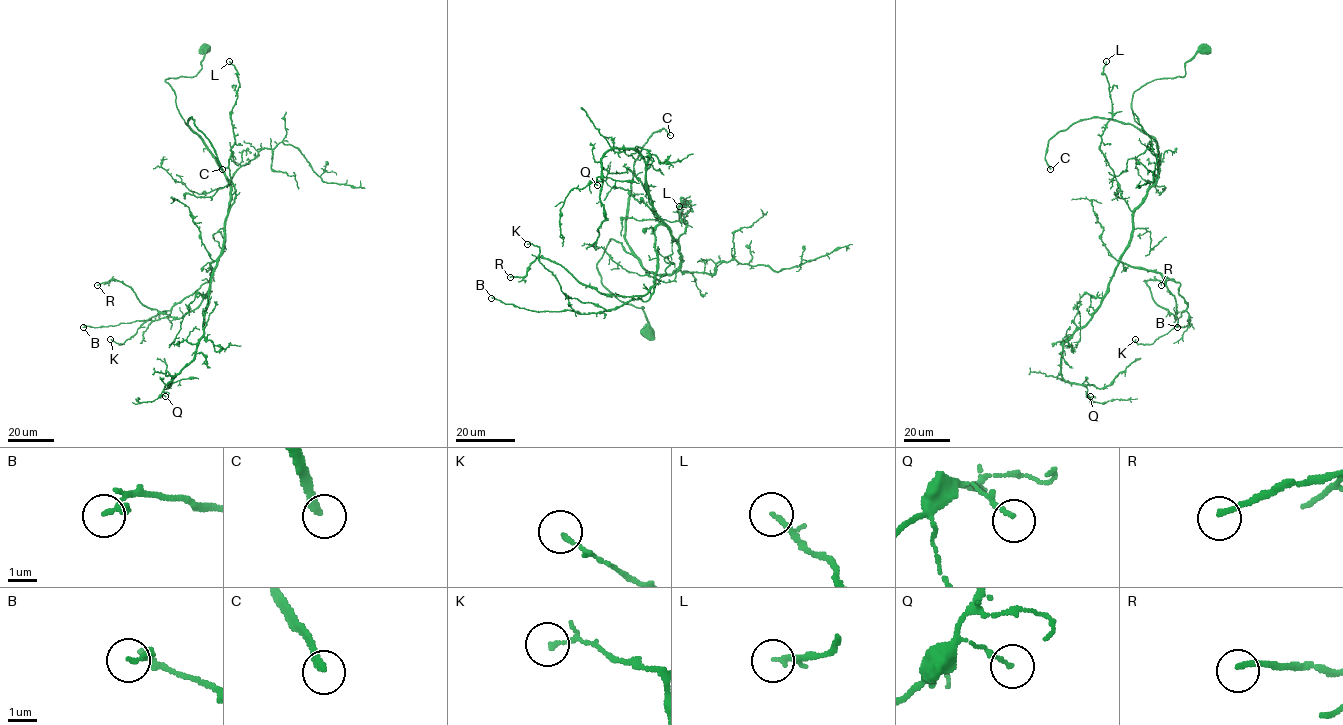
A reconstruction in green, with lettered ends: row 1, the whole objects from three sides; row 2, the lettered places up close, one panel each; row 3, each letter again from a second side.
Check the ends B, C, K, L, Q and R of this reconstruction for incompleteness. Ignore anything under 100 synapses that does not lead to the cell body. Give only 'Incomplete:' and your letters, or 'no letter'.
Incomplete: C

